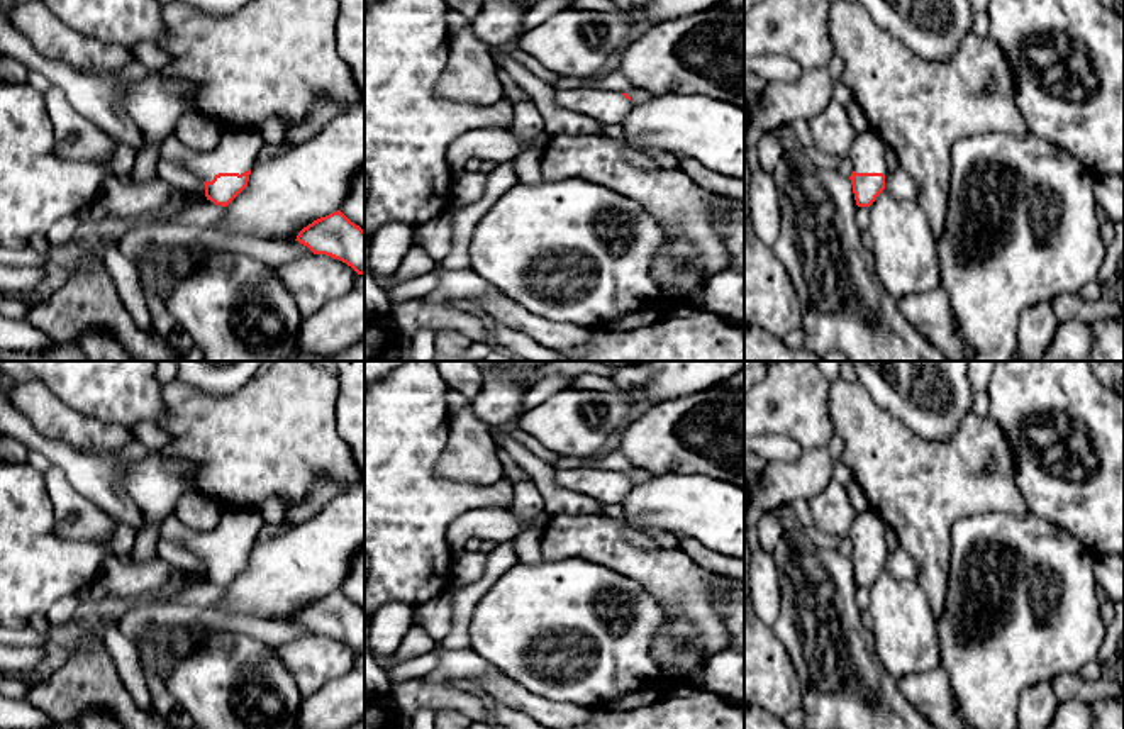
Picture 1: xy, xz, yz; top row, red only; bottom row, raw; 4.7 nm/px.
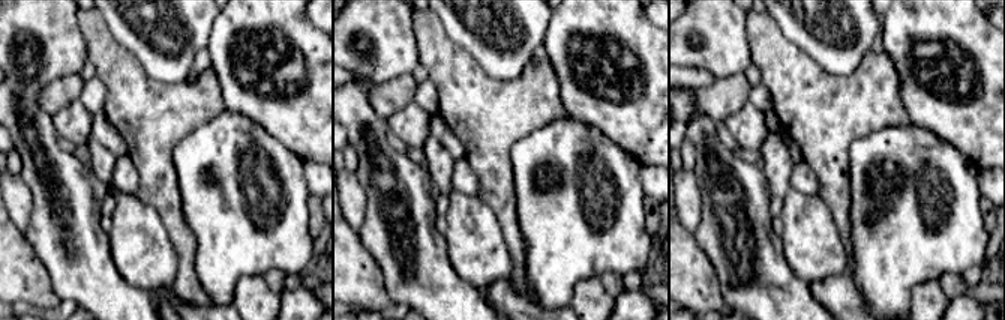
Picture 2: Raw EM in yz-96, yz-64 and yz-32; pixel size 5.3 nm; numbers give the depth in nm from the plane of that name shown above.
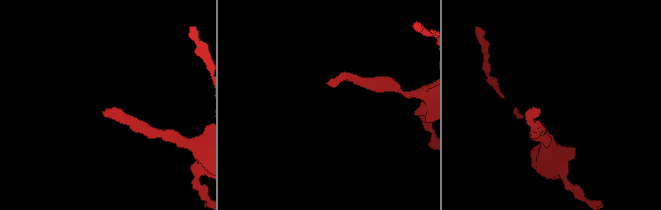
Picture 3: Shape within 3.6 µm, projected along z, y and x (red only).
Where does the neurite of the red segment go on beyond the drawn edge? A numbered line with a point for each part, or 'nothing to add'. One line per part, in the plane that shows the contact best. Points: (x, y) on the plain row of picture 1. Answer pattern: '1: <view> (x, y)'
1: xy (236, 533)

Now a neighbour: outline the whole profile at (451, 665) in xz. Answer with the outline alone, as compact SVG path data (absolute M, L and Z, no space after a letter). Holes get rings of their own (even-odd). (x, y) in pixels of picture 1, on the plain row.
M437 646L437 665L426 675L427 682L446 685L461 678L476 678L487 675L493 666L478 656L471 648L451 651Z

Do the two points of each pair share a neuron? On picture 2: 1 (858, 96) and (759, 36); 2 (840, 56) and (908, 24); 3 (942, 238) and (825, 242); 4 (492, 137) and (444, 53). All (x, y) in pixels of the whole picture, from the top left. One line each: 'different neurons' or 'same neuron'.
1: same neuron
2: different neurons
3: different neurons
4: same neuron

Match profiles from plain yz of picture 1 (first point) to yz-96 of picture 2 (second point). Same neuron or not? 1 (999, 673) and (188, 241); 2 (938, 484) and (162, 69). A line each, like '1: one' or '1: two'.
1: two
2: two

